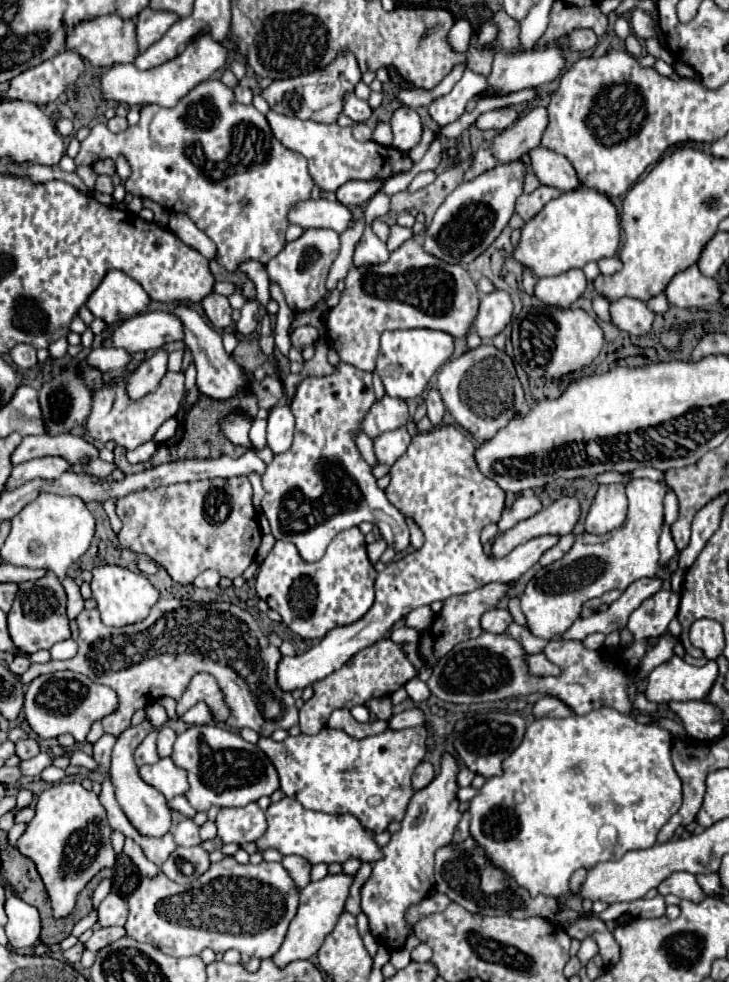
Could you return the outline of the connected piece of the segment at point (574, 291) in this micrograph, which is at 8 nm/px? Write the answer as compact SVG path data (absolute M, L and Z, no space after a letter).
M570 269L556 277L538 279L534 287L534 297L546 305L570 307L586 289L586 277L582 269Z

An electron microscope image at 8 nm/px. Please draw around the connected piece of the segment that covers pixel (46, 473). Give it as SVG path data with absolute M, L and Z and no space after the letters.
M38 457L26 463L14 465L10 477L6 479L4 491L12 491L32 479L56 479L68 469L70 469L70 463L62 457Z

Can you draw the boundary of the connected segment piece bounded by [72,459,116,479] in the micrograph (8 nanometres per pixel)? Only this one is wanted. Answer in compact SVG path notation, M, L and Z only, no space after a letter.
M94 459L94 461L88 461L86 465L74 465L72 471L78 473L78 471L92 471L96 477L110 477L110 473L116 469L114 463L106 463L102 459Z

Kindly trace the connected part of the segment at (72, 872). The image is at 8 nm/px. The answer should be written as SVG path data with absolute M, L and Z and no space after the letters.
M64 781L46 789L36 803L36 815L20 835L16 849L30 857L46 885L54 917L68 917L76 905L78 893L104 867L116 865L116 853L110 843L112 827L106 823L106 809L94 791L86 791L78 781Z

